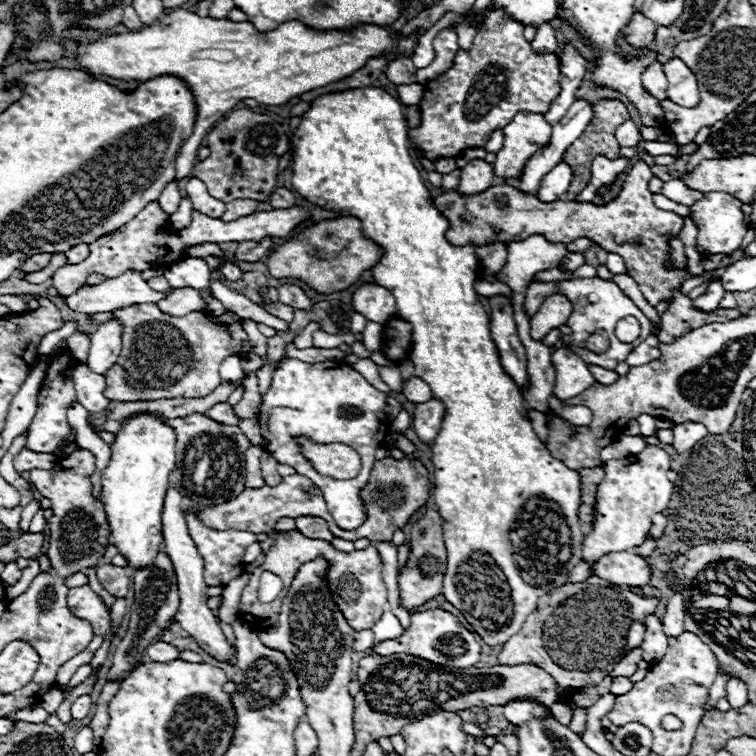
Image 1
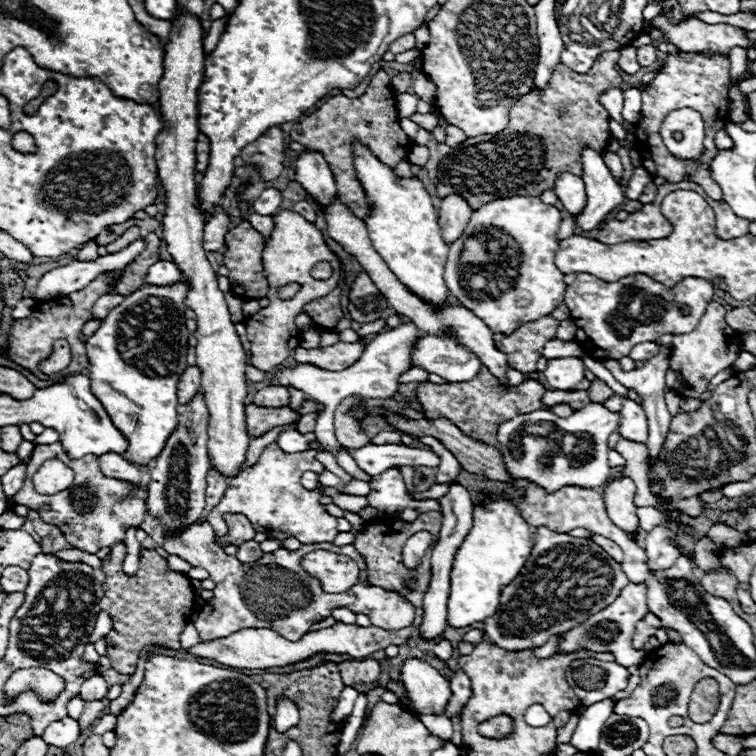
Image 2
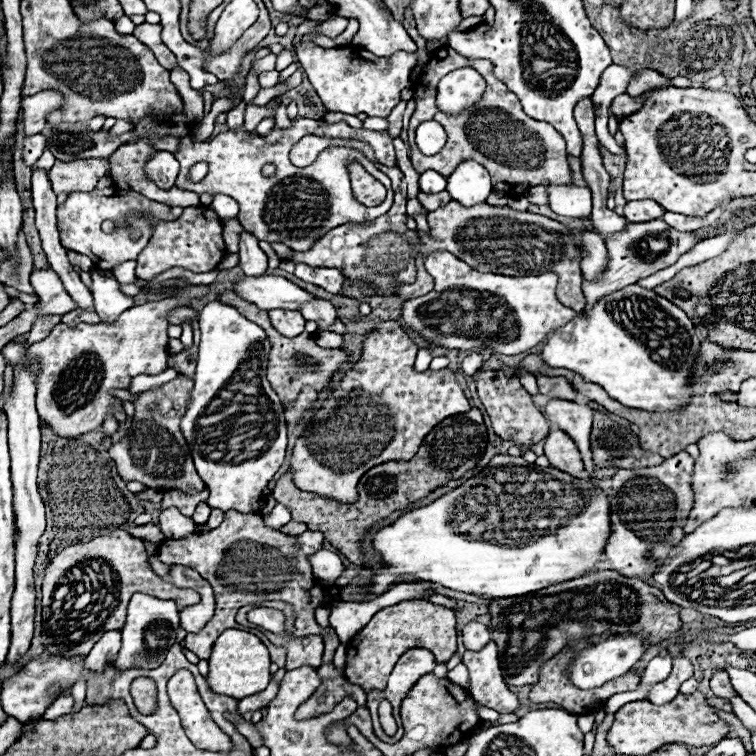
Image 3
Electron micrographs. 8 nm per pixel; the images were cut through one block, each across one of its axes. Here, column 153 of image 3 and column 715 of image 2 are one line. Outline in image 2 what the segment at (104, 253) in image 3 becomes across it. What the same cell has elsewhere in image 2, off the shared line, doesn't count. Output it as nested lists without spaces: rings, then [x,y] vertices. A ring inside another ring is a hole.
[[[708,198],[706,202],[708,202],[708,204],[712,206],[712,210],[716,212],[716,234],[718,234],[720,238],[732,240],[732,238],[740,238],[740,236],[748,234],[750,222],[744,220],[744,218],[738,218],[724,200],[720,200],[720,202],[714,204],[714,200]]]

